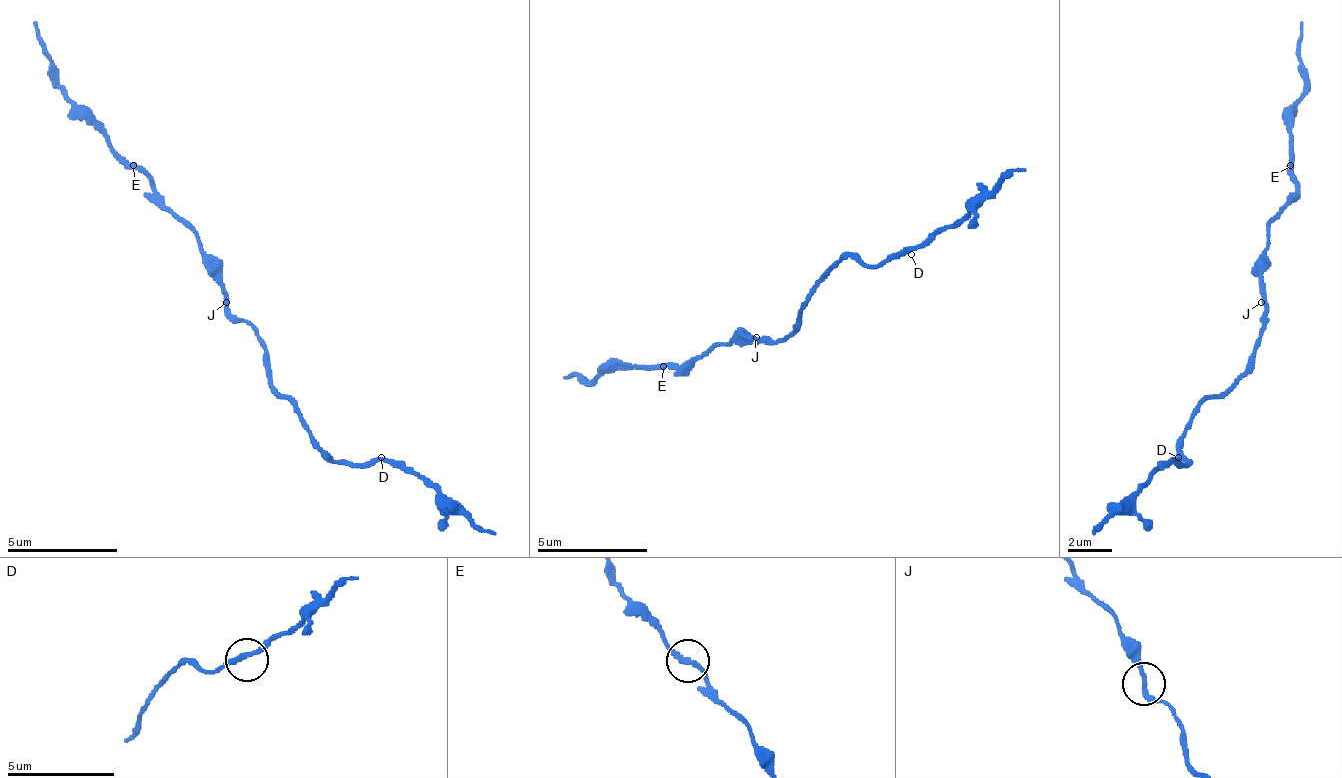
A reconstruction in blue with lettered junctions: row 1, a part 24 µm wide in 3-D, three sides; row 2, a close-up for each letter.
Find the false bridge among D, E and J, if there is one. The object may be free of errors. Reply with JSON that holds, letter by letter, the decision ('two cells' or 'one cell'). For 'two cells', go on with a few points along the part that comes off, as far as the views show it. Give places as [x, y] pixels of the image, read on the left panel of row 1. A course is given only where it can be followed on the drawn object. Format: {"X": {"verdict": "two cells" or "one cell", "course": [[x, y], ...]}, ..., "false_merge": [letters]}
{"D": {"verdict": "one cell"}, "E": {"verdict": "two cells", "course": [[132, 164], [65, 92], [32, 20]]}, "J": {"verdict": "one cell"}, "false_merge": ["E"]}

